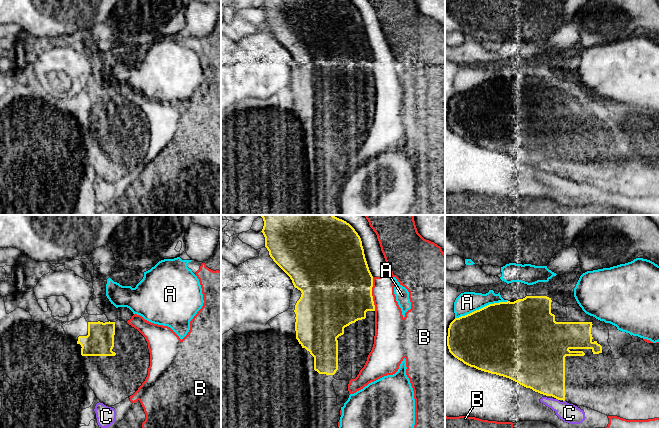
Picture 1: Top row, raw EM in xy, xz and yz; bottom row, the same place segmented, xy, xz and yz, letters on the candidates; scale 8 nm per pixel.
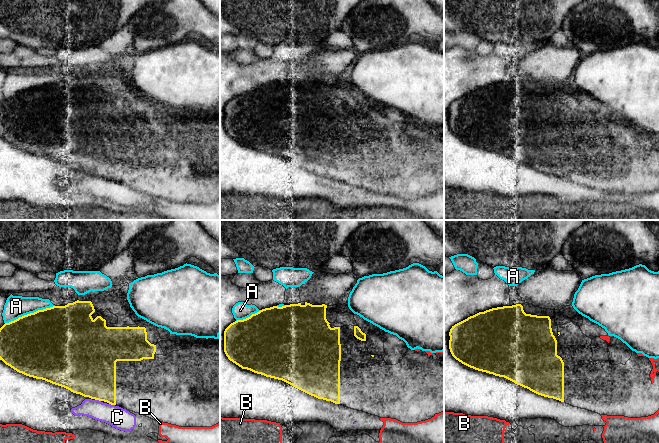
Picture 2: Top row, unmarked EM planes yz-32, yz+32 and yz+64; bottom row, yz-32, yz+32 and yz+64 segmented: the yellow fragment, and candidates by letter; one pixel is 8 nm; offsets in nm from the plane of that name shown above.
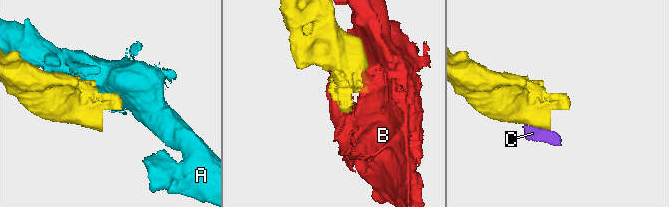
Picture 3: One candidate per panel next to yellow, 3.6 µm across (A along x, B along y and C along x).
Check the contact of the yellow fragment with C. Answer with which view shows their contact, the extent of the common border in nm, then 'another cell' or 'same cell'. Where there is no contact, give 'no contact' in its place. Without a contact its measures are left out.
yz | 30 nm | another cell

